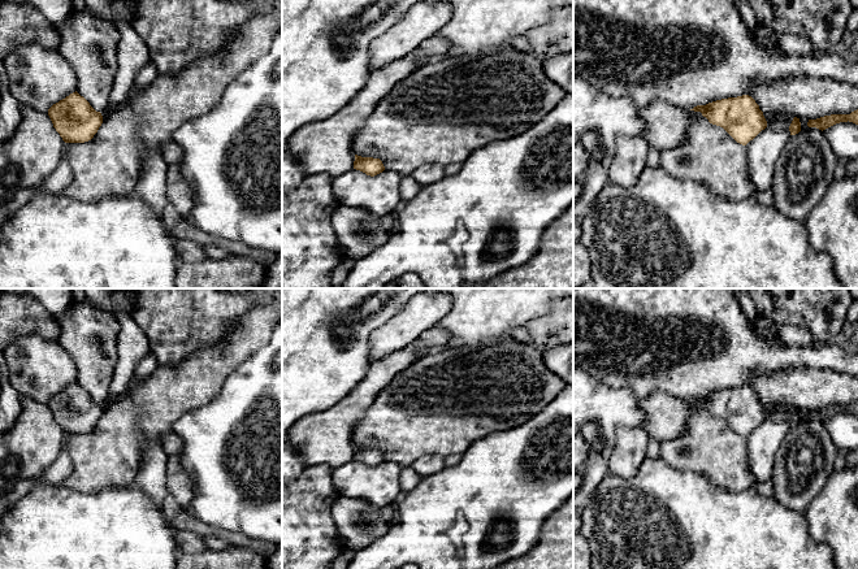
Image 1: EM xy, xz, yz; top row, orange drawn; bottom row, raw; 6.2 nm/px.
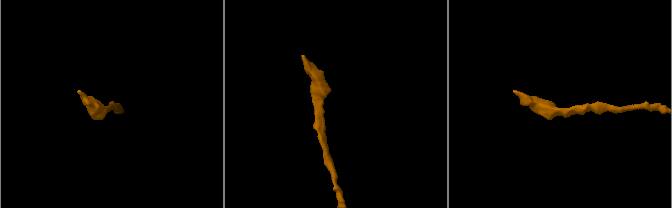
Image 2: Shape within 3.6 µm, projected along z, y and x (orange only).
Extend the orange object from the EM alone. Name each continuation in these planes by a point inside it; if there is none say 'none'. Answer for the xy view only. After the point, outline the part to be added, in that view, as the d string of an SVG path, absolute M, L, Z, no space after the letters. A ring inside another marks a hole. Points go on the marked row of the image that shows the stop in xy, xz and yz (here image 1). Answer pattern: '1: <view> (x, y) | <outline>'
none

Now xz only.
none

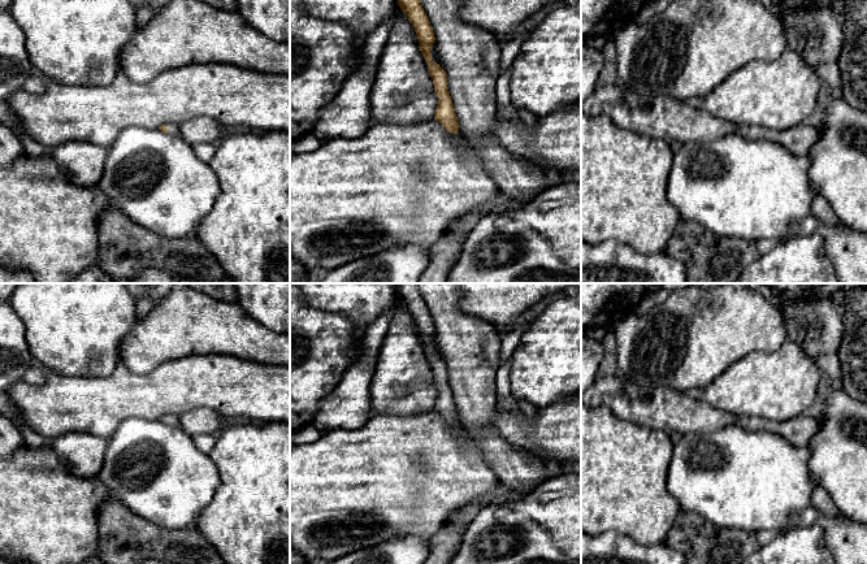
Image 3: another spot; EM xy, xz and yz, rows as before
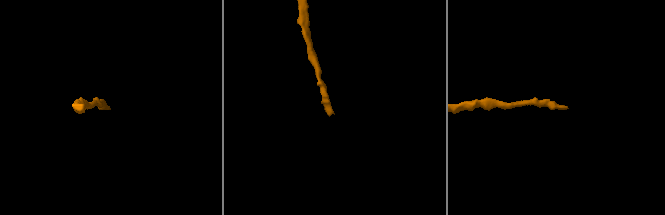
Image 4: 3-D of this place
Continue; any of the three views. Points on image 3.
1: xy (173, 129) | M169 123L168 125L168 134L169 135L181 135L179 125Z

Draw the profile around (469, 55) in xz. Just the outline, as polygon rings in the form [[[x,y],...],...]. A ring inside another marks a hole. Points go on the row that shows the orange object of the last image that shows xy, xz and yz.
[[[420,0],[434,31],[435,52],[447,75],[447,87],[454,103],[460,130],[473,143],[486,172],[493,177],[506,199],[519,205],[533,201],[550,186],[545,172],[528,160],[503,148],[493,136],[497,123],[495,84],[500,74],[502,43],[494,34],[467,23],[459,17],[463,0]]]

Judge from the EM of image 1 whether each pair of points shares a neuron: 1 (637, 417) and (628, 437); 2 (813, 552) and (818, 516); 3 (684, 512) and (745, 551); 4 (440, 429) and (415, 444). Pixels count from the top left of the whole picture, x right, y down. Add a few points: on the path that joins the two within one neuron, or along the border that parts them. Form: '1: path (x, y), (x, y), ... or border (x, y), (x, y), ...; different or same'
1: border (642, 428), (619, 426), (612, 448); different
2: border (804, 515), (807, 531), (824, 543), (833, 555); different
3: path (700, 528), (726, 551), (729, 551); same
4: path (433, 429), (421, 438); same

